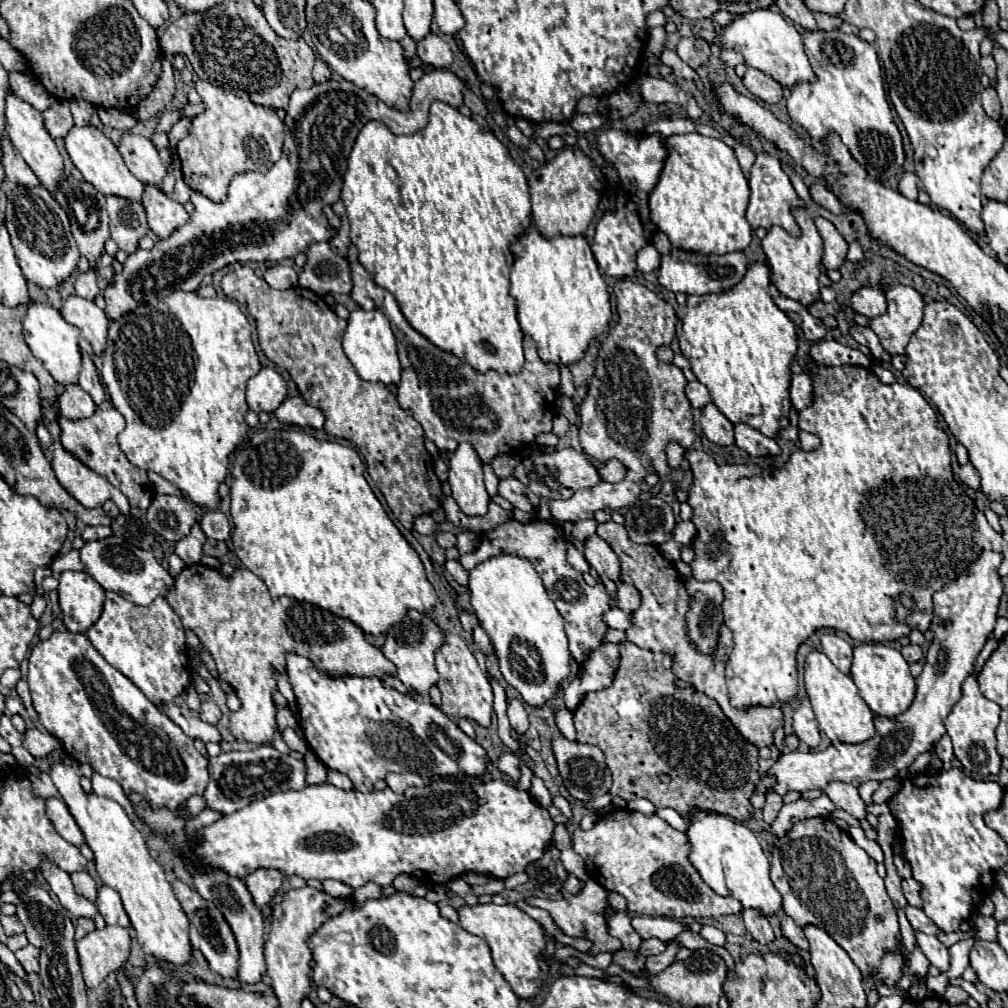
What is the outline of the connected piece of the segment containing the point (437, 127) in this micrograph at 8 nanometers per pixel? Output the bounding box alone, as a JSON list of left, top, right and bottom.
[342,102,530,372]

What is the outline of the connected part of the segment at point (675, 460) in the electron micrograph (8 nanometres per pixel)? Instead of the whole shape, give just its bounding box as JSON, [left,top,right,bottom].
[666,442,684,468]

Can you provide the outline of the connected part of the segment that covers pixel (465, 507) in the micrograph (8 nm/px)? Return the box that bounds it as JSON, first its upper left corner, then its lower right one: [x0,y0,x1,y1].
[448,442,490,516]

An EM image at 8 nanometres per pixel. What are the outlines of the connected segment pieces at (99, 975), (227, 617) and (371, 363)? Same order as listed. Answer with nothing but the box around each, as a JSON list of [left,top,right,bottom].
[[76,926,132,988],[166,564,396,744],[342,308,400,386]]

